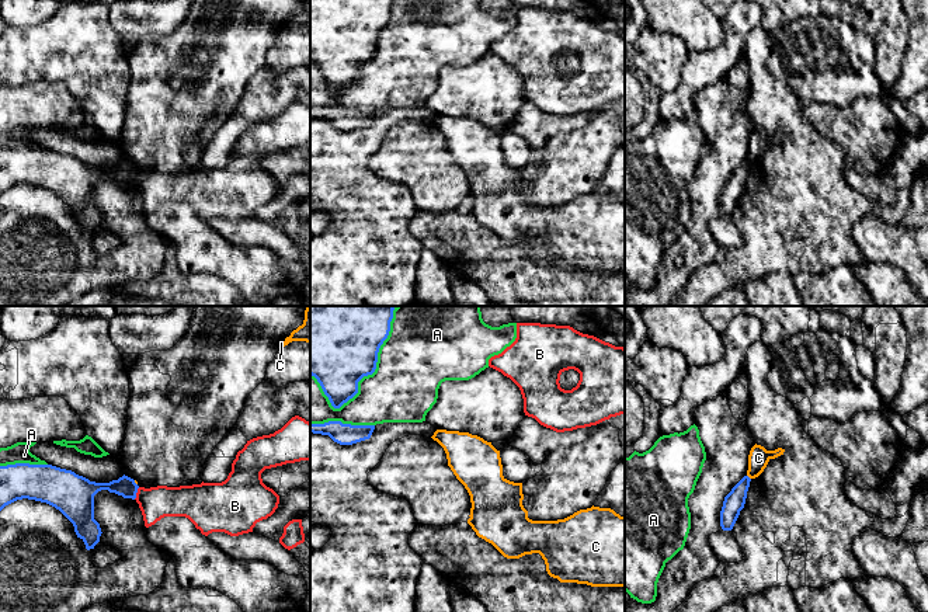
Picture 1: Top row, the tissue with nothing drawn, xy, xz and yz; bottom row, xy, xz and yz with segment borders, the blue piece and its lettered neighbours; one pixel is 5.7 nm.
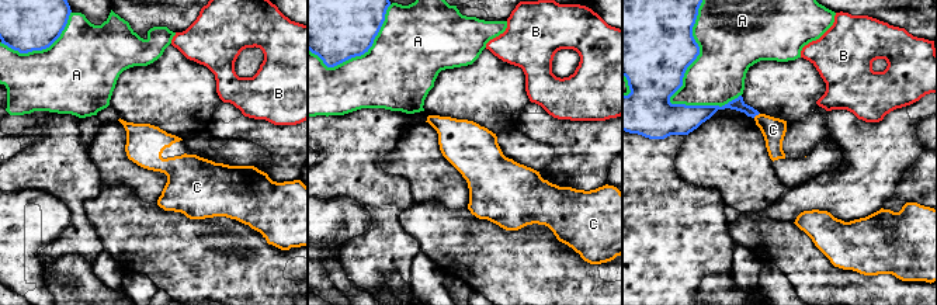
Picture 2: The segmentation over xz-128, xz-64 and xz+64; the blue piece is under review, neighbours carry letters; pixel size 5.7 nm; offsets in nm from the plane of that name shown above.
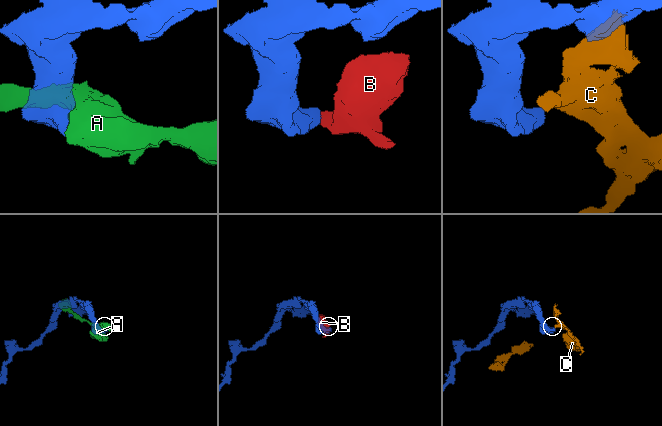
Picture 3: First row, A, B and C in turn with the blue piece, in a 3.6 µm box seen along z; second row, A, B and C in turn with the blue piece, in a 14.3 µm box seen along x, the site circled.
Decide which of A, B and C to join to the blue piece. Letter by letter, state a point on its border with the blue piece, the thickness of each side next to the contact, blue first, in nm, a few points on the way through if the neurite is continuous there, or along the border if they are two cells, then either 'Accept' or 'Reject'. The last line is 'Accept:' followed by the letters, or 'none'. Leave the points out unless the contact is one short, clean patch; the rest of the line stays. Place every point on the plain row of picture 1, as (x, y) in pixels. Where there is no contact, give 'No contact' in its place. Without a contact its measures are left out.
A: Touches blue at xz (375, 52). Thickness 420 nm (blue) against 400 nm. Reject
B: Touches blue at xy (136, 177). Thickness 120 nm (blue) against 190 nm. Boundary: xy (139, 173), (134, 184). Reject
C: Touches blue at yz (748, 163). Thickness 120 nm (blue) against 120 nm. Boundary: yz (747, 160), (750, 164). Reject
Accept: none

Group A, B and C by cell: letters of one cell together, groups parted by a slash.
A / B / C

